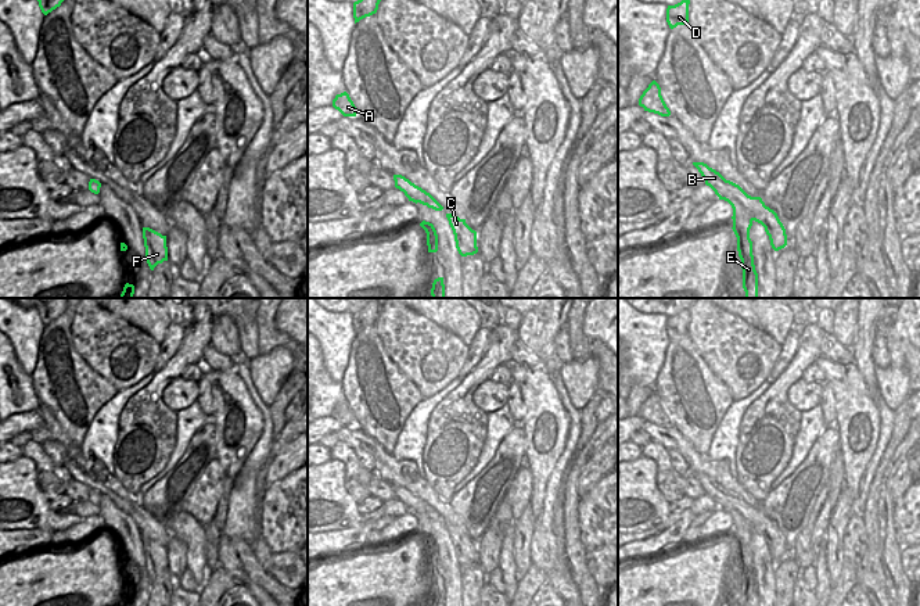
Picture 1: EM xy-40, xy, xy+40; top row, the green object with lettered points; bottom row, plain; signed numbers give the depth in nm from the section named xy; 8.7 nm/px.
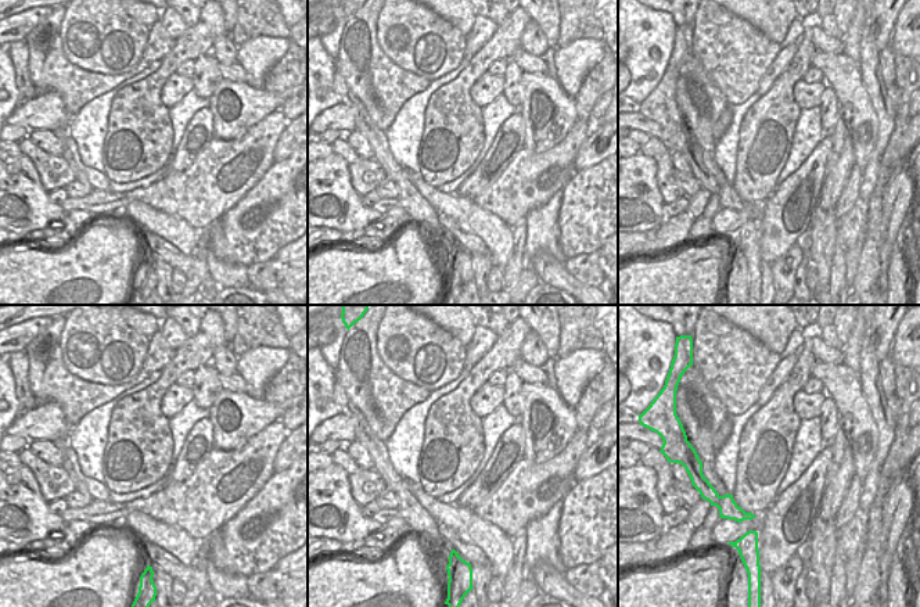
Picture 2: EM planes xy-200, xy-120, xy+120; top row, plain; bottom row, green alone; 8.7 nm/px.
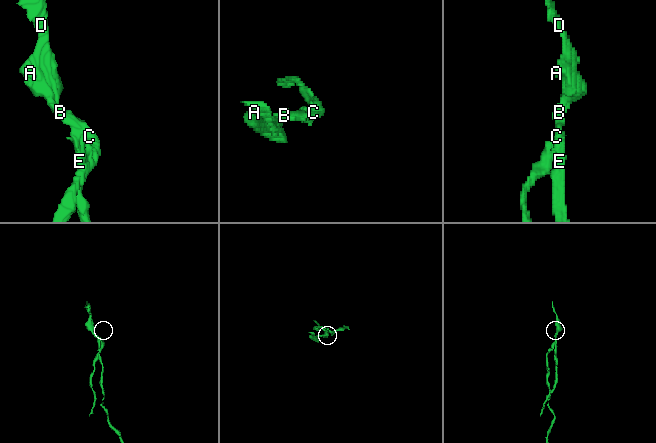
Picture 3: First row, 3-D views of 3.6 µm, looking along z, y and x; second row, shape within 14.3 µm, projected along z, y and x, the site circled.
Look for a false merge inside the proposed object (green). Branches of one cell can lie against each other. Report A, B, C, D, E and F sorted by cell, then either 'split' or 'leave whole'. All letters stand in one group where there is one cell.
A B C D F / E | split

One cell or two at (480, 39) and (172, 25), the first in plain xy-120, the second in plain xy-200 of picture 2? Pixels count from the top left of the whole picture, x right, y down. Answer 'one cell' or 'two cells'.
one cell

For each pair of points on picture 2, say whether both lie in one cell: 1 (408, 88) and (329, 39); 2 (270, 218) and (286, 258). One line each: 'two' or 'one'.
1: two
2: two

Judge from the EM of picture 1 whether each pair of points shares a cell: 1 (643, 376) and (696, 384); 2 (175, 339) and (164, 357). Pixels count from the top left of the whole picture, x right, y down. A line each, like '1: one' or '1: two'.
1: two
2: one

